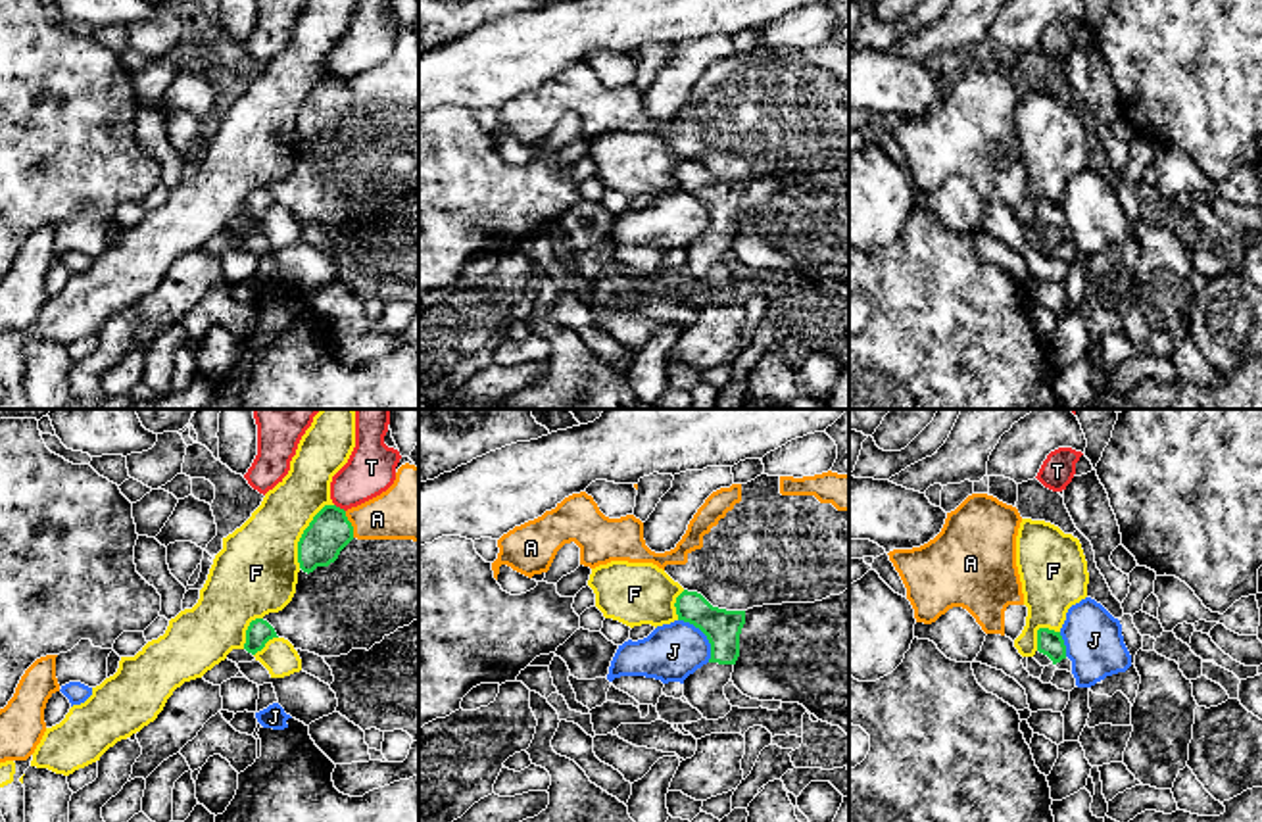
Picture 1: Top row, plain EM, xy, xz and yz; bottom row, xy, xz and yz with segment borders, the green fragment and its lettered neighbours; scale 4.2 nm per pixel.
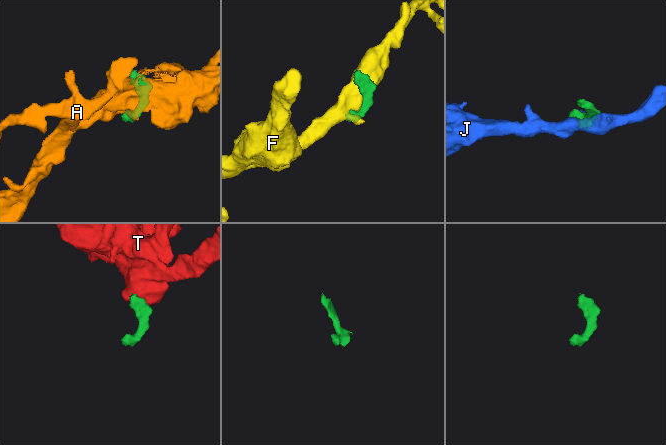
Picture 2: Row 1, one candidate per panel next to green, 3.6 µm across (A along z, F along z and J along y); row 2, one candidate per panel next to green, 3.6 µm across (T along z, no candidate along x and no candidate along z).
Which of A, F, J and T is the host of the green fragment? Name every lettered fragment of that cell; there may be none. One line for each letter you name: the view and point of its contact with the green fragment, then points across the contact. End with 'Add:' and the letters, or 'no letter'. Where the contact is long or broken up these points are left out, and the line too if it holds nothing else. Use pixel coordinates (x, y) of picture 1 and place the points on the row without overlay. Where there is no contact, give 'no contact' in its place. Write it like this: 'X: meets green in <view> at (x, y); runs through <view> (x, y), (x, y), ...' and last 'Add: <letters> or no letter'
Add: no letter

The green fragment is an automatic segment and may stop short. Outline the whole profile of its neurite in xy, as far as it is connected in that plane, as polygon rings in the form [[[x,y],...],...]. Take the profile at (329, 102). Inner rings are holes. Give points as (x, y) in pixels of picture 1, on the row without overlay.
[[[325,75],[298,111],[300,138],[309,144],[317,136],[328,136],[352,109],[353,96],[346,81],[336,75]]]

